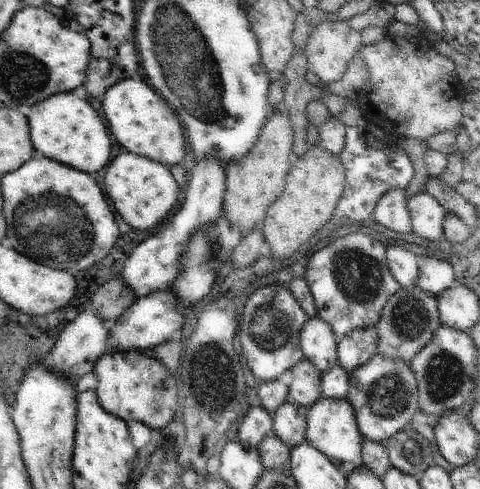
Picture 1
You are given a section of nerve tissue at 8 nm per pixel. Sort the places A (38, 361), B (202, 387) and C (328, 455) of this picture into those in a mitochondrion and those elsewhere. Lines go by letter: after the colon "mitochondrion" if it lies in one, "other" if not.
A: other
B: mitochondrion
C: other

